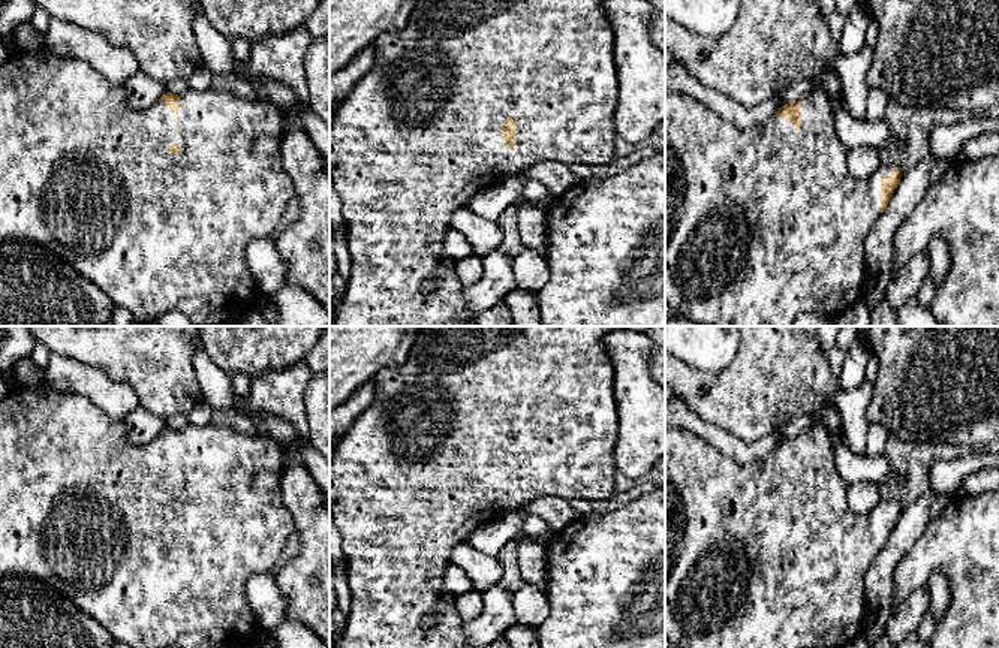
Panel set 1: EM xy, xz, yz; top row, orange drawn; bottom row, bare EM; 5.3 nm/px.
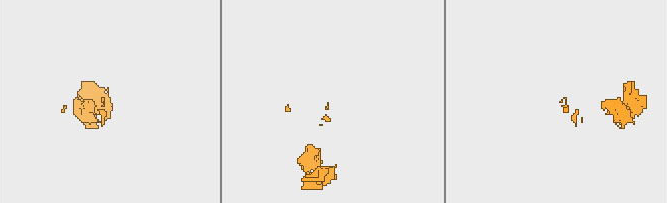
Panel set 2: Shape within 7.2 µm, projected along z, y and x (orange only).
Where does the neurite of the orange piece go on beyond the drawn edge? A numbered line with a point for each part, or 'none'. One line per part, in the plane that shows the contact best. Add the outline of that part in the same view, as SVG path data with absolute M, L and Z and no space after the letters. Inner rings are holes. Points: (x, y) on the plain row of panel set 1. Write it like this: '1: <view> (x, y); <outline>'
1: xz (417, 472); M421 326L407 359L398 367L380 370L374 377L373 401L347 431L334 440L330 459L330 519L343 542L343 567L352 591L352 600L343 630L335 636L334 648L467 648L464 620L455 611L455 597L445 585L443 575L451 564L451 549L472 531L505 512L520 509L539 497L599 501L616 489L617 467L614 449L619 431L619 410L613 392L614 367L604 338L623 326ZM515 455L515 482L506 483L500 467L503 456ZM440 615L433 629L422 627L422 617Z

